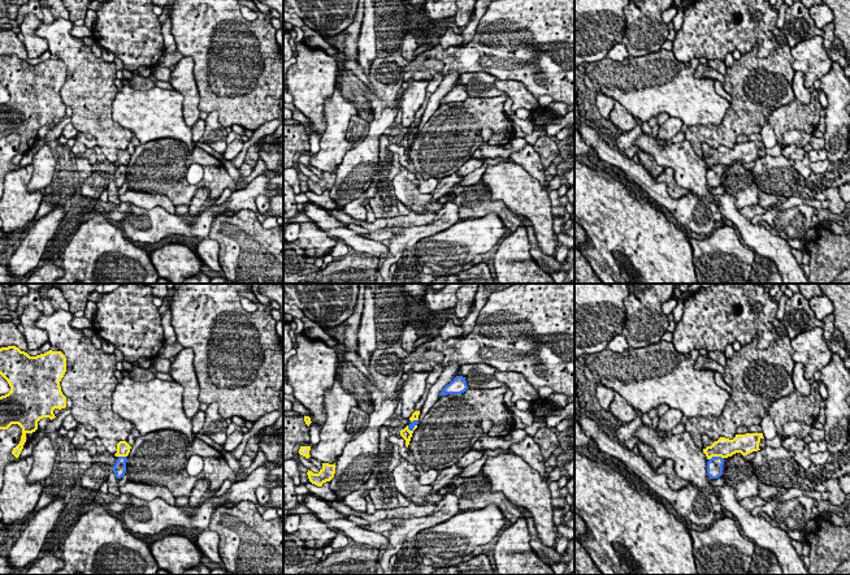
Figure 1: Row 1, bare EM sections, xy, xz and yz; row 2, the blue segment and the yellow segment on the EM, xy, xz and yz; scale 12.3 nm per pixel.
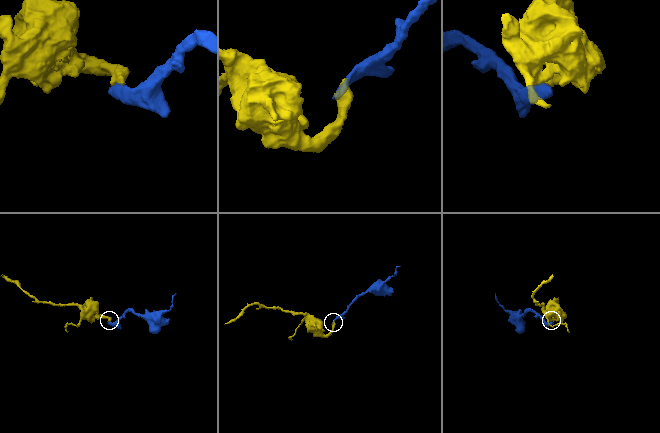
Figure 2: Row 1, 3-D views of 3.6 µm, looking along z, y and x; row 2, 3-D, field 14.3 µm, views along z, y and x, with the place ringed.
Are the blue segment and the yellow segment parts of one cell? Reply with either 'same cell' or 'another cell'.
another cell

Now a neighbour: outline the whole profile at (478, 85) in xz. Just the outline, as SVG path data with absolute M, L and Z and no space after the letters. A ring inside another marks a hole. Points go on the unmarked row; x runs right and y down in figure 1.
M461 73L457 85L463 85L469 98L494 98L504 95L494 83L499 81L496 77L485 73Z

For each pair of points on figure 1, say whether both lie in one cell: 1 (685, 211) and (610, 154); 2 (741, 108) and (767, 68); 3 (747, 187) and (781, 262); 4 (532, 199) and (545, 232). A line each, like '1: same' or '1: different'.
1: same
2: same
3: different
4: same

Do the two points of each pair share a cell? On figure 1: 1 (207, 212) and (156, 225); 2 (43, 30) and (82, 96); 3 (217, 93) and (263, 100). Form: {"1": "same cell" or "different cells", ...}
{"1": "same cell", "2": "same cell", "3": "same cell"}

